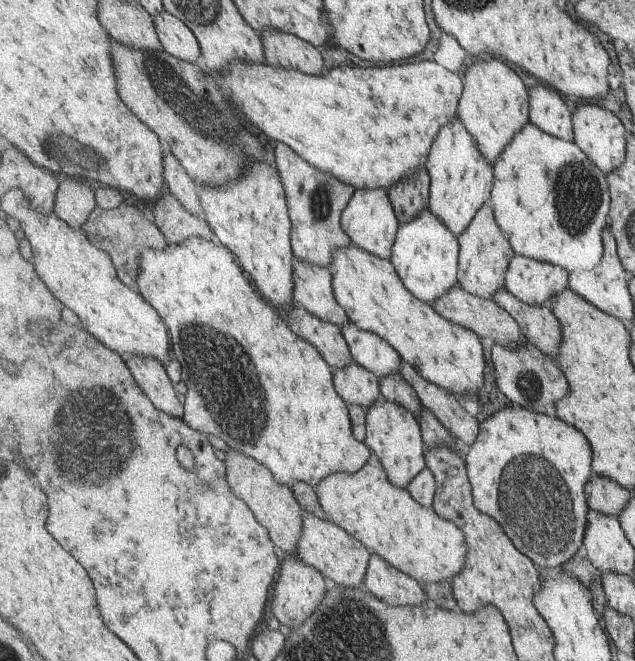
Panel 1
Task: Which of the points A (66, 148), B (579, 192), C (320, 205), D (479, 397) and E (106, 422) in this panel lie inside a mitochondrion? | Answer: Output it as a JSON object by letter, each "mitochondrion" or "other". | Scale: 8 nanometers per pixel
{"A":"mitochondrion","B":"mitochondrion","C":"mitochondrion","D":"other","E":"mitochondrion"}

